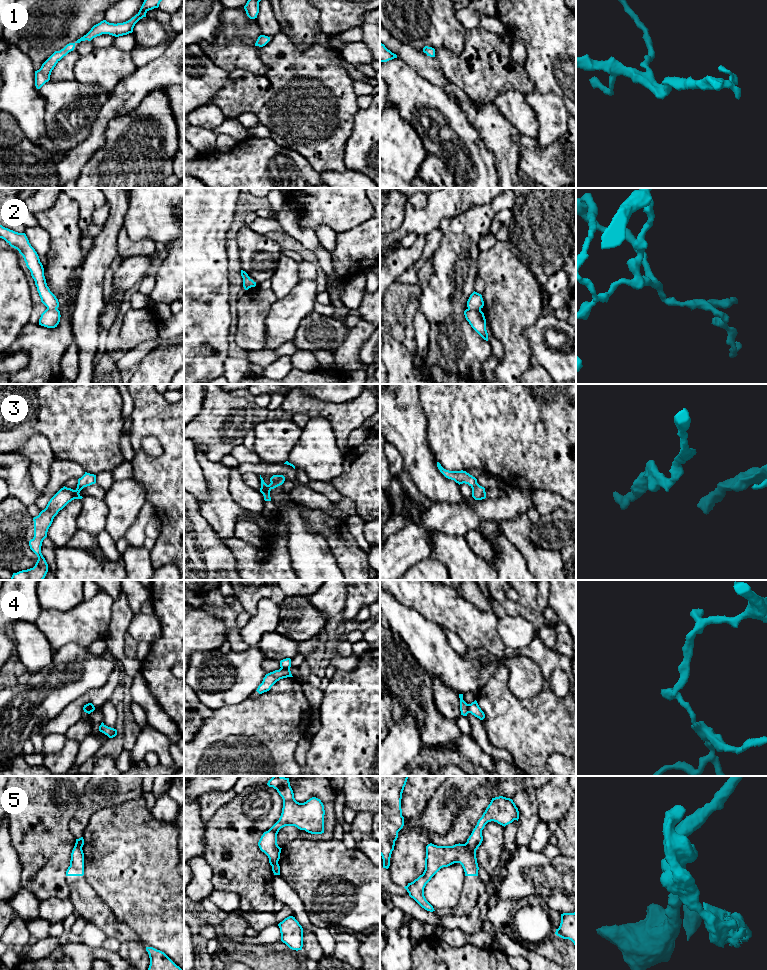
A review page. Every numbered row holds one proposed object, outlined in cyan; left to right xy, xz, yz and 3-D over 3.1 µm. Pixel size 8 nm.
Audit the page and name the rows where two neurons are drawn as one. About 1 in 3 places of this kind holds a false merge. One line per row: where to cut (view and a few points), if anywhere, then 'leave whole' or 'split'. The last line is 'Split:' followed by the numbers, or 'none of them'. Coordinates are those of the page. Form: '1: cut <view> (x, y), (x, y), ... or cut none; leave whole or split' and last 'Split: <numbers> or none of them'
1: cut none; leave whole
2: cut yz (468, 307), (480, 309); split
3: cut none; leave whole
4: cut xz (281, 667), (289, 669); split
5: cut yz (465, 843), (475, 852); split
Split: 2, 4, 5

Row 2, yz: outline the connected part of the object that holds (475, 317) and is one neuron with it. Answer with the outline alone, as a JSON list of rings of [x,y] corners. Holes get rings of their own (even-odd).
[[[468,308],[464,311],[466,320],[471,327],[486,341],[488,341],[488,333],[486,330],[486,319],[481,309]]]

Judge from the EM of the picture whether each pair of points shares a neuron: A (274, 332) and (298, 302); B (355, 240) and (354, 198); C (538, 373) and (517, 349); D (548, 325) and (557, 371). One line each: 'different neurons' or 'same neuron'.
A: same neuron
B: different neurons
C: different neurons
D: same neuron

